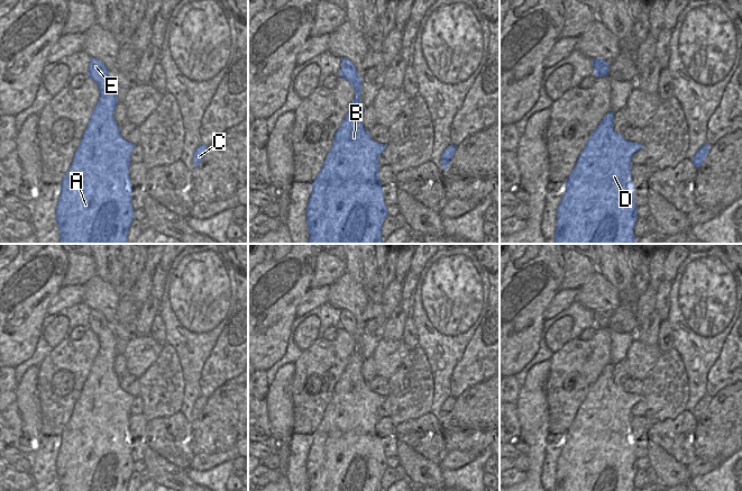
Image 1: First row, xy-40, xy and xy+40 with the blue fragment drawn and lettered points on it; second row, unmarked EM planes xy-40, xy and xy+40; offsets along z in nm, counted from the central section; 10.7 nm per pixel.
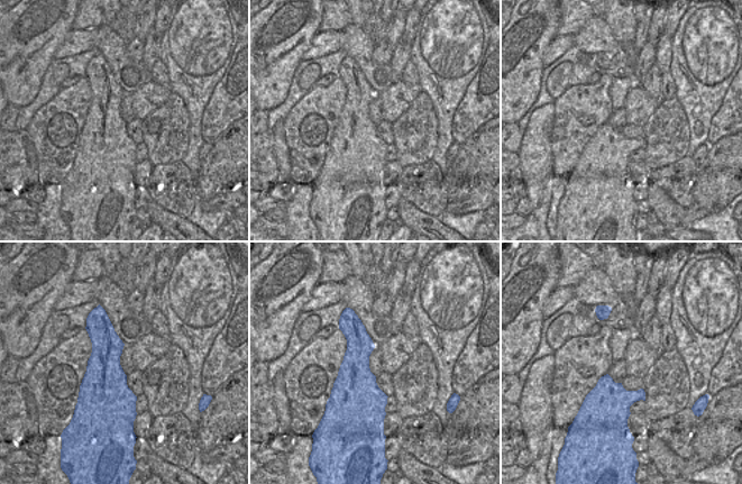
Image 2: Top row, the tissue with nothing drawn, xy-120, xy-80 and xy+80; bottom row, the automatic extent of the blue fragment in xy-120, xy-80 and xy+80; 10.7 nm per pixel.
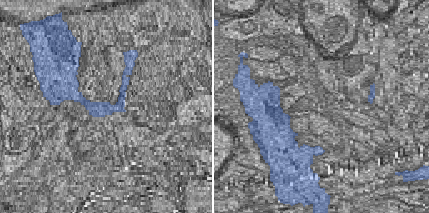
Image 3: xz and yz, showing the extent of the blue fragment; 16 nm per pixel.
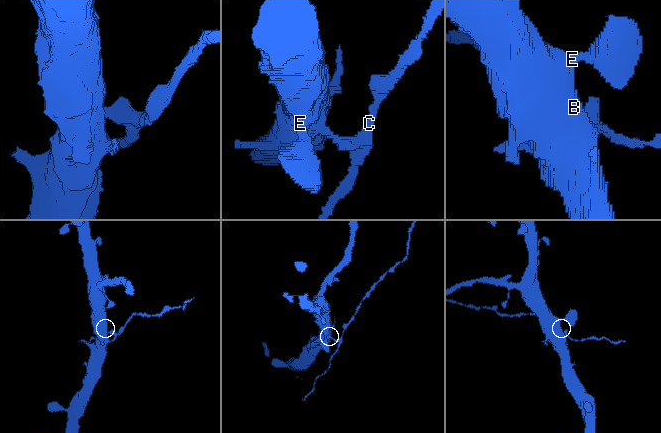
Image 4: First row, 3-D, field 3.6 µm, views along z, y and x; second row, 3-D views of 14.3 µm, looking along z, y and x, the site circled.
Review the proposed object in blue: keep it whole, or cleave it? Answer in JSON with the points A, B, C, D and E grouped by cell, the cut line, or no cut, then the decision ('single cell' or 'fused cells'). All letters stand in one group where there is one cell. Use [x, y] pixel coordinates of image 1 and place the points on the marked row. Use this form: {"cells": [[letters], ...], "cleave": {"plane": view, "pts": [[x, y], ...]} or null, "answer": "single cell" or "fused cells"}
{"cells": [["A", "B", "D", "E"], ["C"]], "cleave": {"plane": "xy+40", "pts": [[625, 141], [624, 144], [634, 152]]}, "answer": "fused cells"}

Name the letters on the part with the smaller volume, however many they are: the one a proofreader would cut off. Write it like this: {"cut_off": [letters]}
{"cut_off": ["C"]}

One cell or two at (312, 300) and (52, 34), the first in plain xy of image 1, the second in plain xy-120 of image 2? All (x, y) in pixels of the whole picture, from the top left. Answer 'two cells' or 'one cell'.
two cells

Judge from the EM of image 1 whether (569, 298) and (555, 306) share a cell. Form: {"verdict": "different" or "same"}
{"verdict": "same"}

